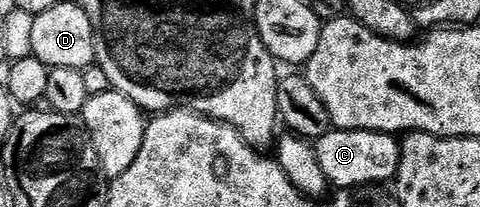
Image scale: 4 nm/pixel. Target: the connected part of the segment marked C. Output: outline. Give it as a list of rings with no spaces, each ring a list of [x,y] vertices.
[[[336,130],[322,134],[314,143],[315,155],[332,187],[347,190],[366,178],[375,182],[390,183],[399,171],[399,148],[401,142],[394,134],[380,134],[378,130]]]

